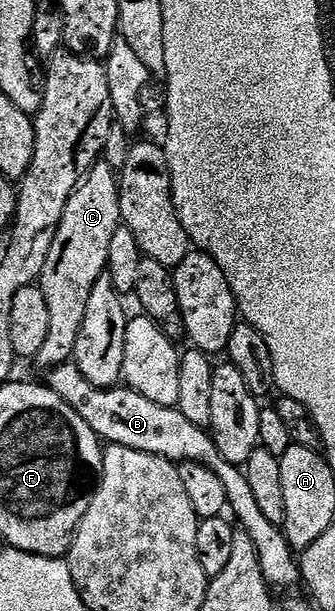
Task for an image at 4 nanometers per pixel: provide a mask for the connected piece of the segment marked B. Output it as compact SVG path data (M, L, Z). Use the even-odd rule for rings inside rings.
M72 363L57 365L48 370L47 388L55 391L63 403L67 403L95 431L102 442L119 447L131 447L131 451L143 451L156 457L162 457L174 463L183 461L200 461L215 475L219 475L229 500L228 512L235 518L236 524L251 537L259 559L259 567L270 586L293 585L301 581L301 566L295 556L295 550L285 538L285 529L266 519L263 511L251 491L251 483L247 483L247 475L240 465L227 463L223 455L219 455L219 447L215 447L212 436L206 430L195 427L187 415L176 408L159 407L159 403L151 403L151 399L143 399L134 389L114 387L96 389Z

